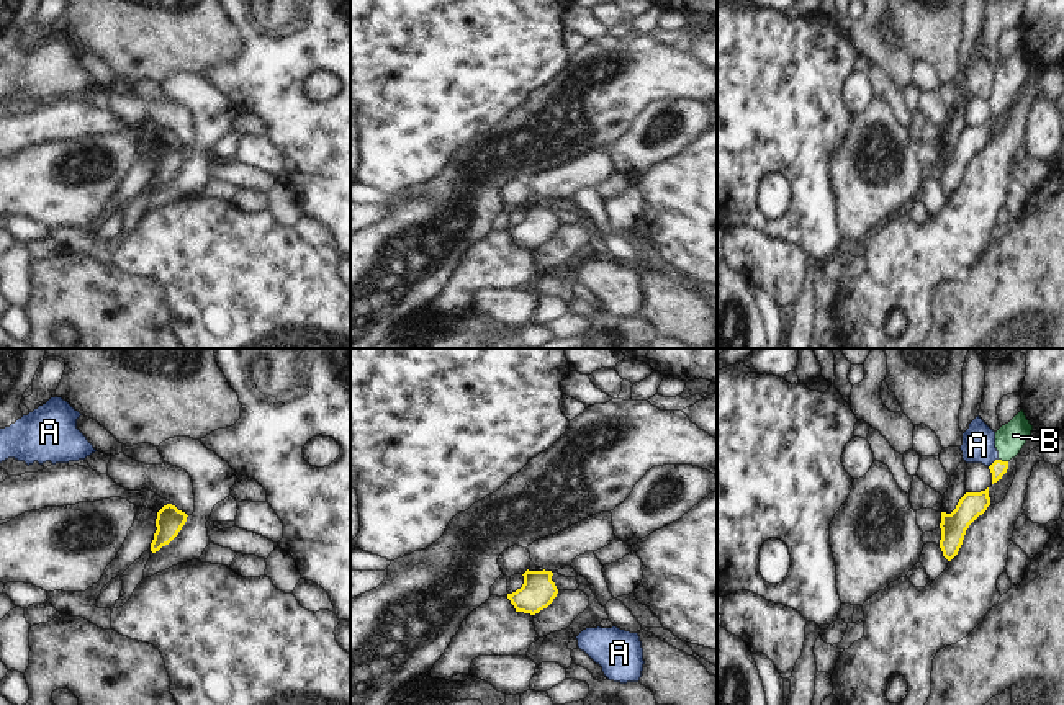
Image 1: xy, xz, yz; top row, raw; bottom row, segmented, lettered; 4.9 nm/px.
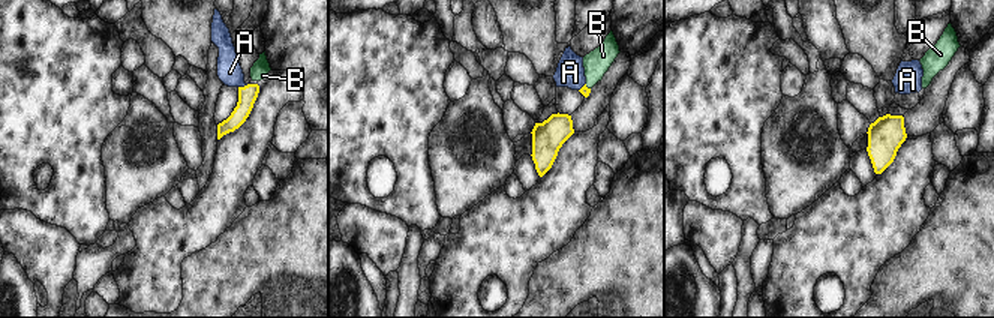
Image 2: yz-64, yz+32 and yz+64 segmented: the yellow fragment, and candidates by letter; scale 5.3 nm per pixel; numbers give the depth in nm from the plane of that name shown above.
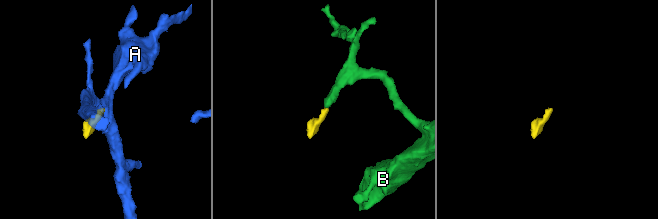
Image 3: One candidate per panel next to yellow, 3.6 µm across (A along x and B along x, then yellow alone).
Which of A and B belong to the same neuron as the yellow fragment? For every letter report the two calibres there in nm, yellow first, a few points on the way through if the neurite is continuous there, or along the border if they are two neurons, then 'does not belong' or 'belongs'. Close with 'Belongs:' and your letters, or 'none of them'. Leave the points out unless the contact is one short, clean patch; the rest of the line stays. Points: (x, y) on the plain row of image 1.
A: 80 nm thick on the yellow side, 160 nm on the other; border along yz (997, 92), (989, 100); does not belong
B: 80 nm thick on the yellow side, 140 nm on the other; runs through yz (997, 102), (1004, 95), (1009, 72); belongs
Belongs: B

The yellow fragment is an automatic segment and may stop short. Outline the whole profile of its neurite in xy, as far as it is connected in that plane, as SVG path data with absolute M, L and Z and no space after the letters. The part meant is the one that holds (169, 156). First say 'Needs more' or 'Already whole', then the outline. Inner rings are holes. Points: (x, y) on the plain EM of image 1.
Already whole. M167 137L157 146L156 167L151 177L151 185L156 186L162 180L169 178L182 164L187 155L187 147L178 144L175 139Z

